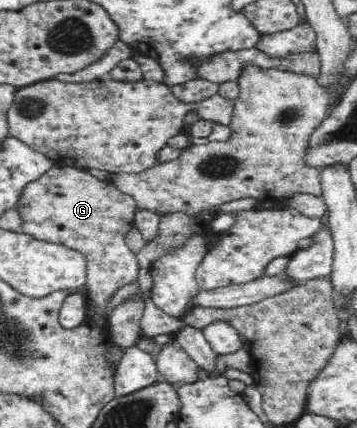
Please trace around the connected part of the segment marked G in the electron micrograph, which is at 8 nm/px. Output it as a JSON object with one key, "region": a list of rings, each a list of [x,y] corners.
{"region":[[[53,166],[39,179],[30,181],[23,190],[18,201],[18,210],[21,216],[21,231],[51,243],[62,243],[71,249],[76,249],[86,255],[87,260],[87,285],[84,293],[87,296],[90,317],[101,330],[109,331],[109,307],[118,299],[119,293],[125,285],[138,281],[141,269],[136,255],[131,252],[125,243],[129,229],[134,226],[134,213],[136,201],[134,197],[119,191],[113,183],[99,180],[83,169],[64,166]]]}

